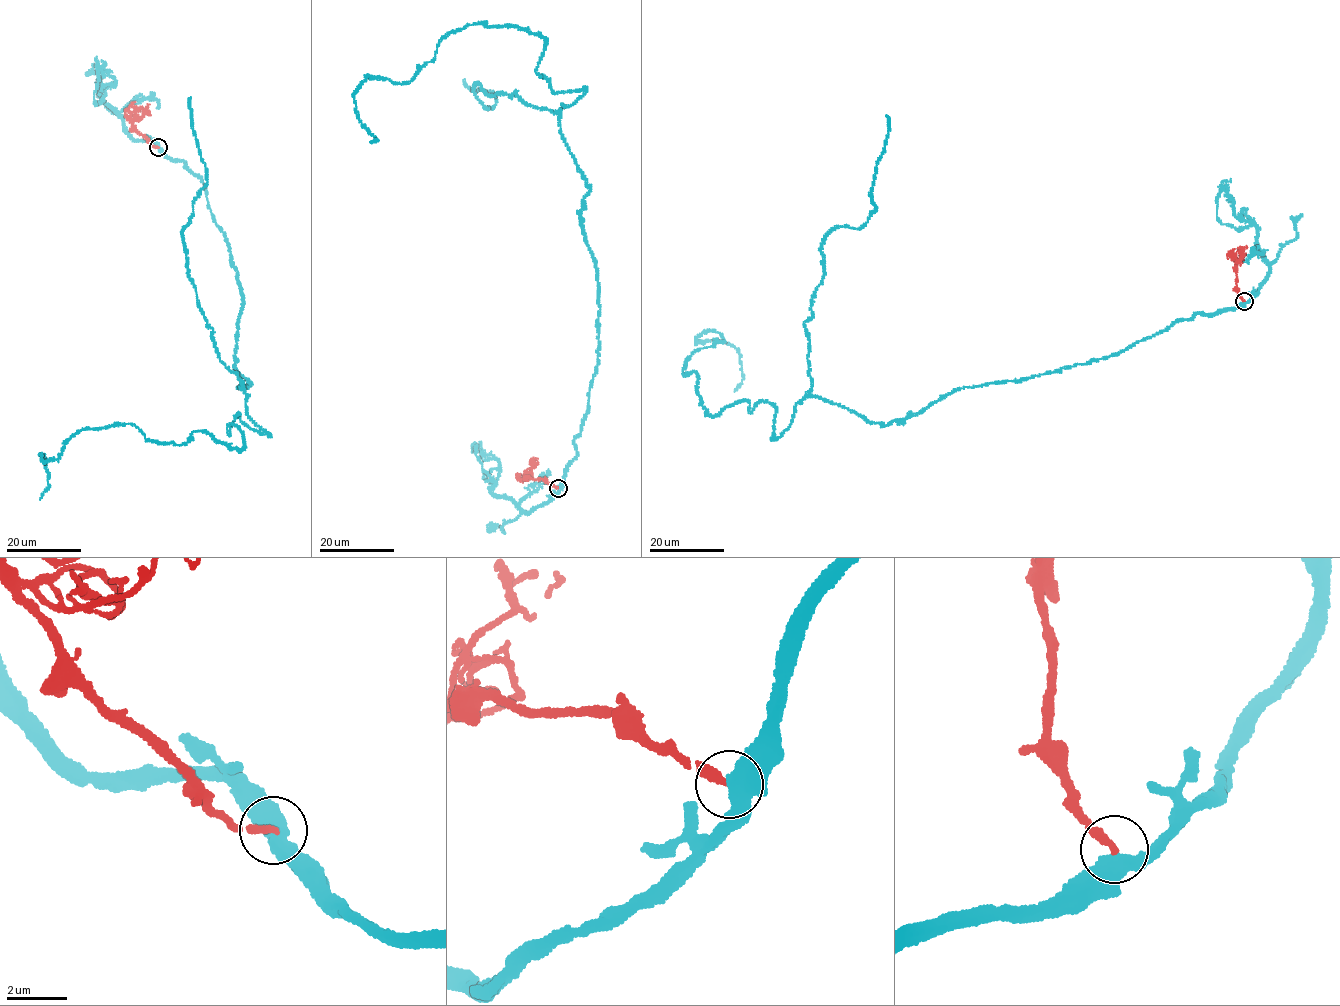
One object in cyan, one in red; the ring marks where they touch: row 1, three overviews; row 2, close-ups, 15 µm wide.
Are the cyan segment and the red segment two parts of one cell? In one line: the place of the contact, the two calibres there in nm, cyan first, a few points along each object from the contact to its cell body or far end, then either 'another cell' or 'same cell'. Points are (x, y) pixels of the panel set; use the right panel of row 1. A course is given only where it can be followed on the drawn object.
(1244, 301) | 440/240 nm | cyan via (1244, 301), (888, 424), (804, 397), (775, 438), (768, 402), (704, 407), (706, 330), (735, 392) | red via (1244, 301), (1235, 282), (1238, 260), (1232, 258), (1230, 252), (1227, 258) | another cell

